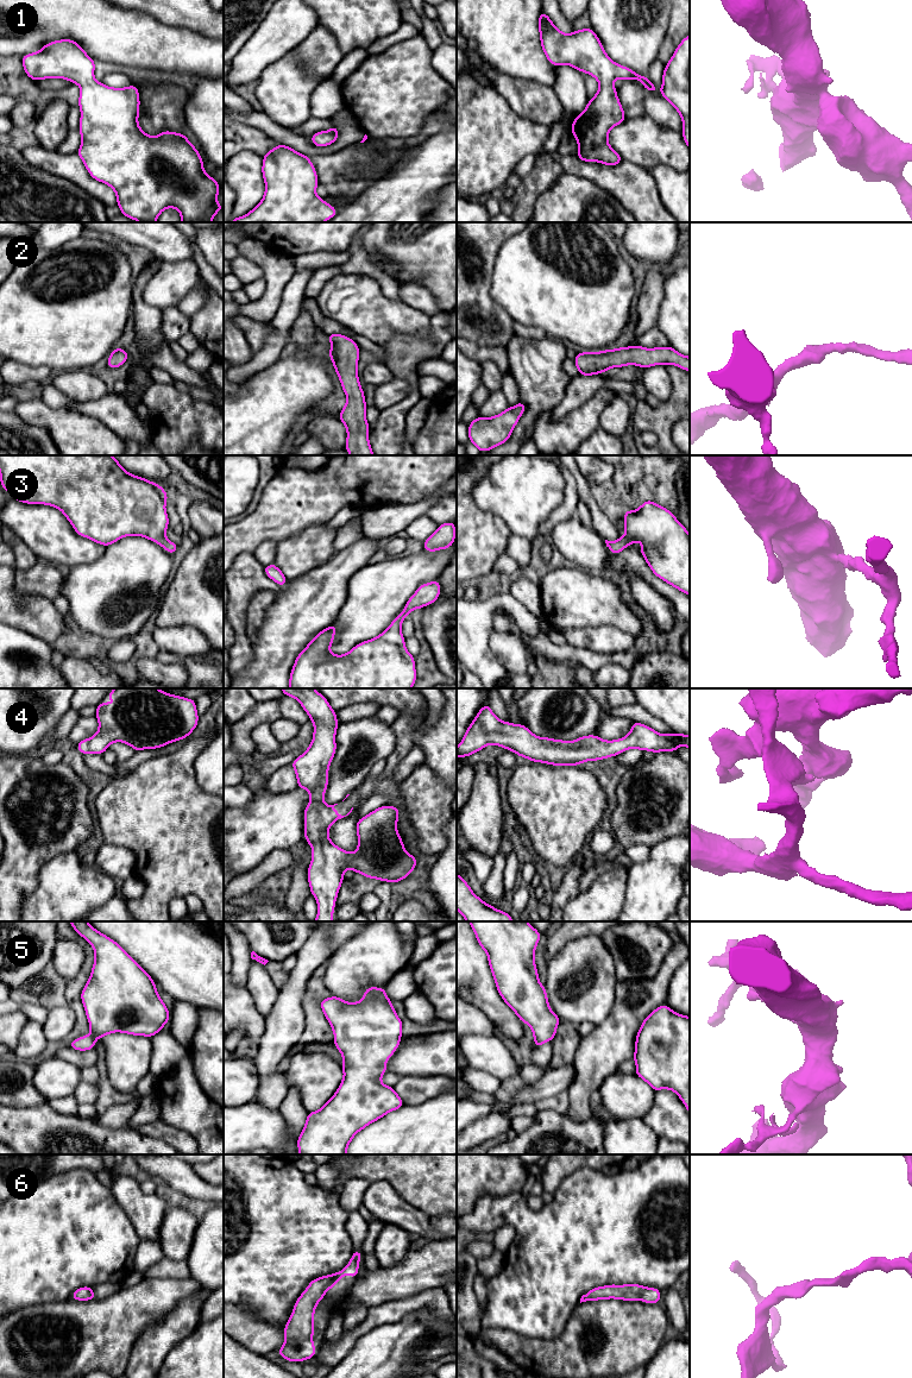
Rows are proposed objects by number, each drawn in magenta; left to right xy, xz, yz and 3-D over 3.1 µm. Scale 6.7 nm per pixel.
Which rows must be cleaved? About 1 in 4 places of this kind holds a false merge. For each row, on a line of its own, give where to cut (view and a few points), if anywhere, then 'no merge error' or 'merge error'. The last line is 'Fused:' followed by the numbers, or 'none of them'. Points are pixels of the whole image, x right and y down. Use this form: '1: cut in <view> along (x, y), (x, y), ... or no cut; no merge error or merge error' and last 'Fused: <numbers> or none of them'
1: no cut; no merge error
2: no cut; no merge error
3: no cut; no merge error
4: no cut; no merge error
5: no cut; no merge error
6: no cut; no merge error
Fused: none of them

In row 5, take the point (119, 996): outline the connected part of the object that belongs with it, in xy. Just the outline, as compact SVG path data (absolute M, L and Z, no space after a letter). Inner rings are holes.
M69 921L94 949L95 959L81 992L90 1034L68 1044L78 1051L93 1050L95 1040L121 1032L153 1037L163 1030L170 1013L155 981L115 940L88 921Z

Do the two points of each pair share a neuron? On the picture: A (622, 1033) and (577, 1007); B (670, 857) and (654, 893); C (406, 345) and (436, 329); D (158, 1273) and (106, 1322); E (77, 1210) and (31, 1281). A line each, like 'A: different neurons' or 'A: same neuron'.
A: different neurons
B: same neuron
C: same neuron
D: different neurons
E: same neuron

